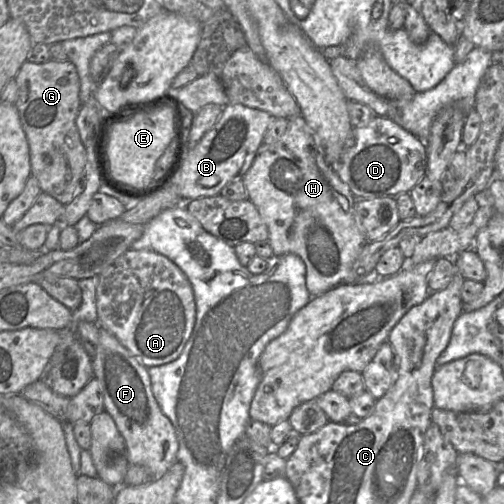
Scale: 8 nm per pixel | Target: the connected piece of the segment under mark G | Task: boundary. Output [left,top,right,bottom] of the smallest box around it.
[15,58,86,205]

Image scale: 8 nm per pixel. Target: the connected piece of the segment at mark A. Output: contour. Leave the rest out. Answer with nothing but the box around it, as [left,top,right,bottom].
[97,248,196,368]

